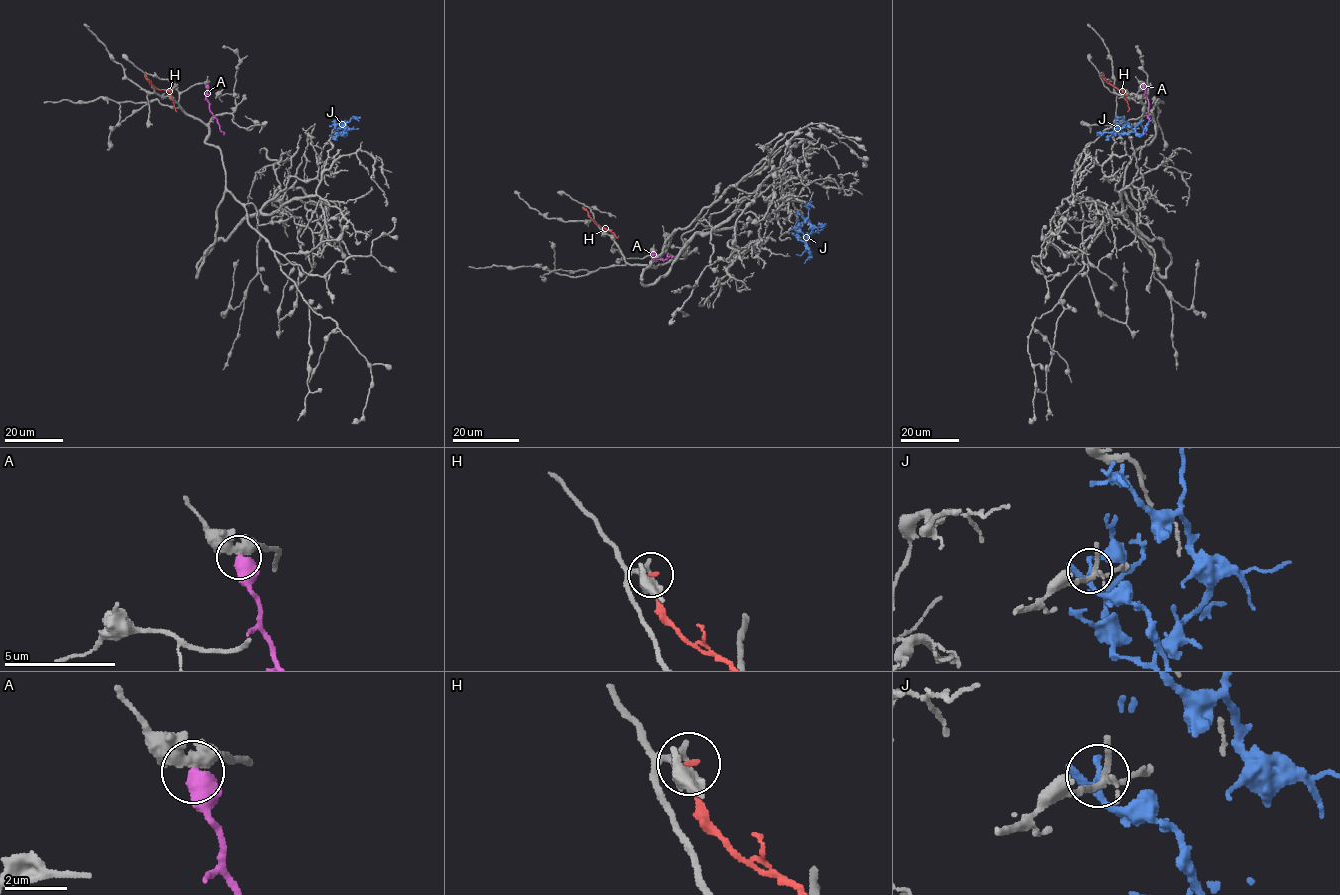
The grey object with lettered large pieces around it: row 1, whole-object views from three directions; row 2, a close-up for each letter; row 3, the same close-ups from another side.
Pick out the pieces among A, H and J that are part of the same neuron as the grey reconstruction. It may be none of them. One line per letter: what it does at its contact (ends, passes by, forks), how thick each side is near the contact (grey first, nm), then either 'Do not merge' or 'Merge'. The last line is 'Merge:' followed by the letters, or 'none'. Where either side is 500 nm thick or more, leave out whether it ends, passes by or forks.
A: Thickness 550 nm (grey) against 650 nm. Do not merge
H: It ends there. Thickness 130 nm (grey) against 240 nm. Do not merge
J: It passes by. Thickness 170 nm (grey) against 200 nm. Do not merge
Merge: none

